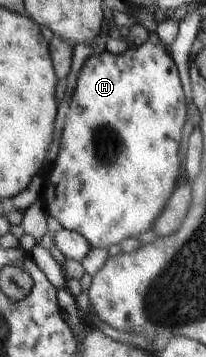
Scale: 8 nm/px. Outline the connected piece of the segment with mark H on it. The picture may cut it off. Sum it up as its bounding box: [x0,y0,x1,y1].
[42,41,189,249]

